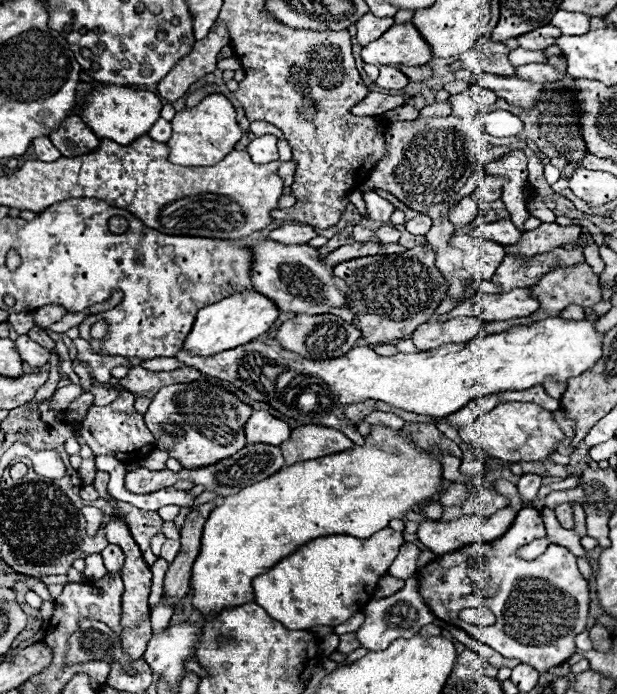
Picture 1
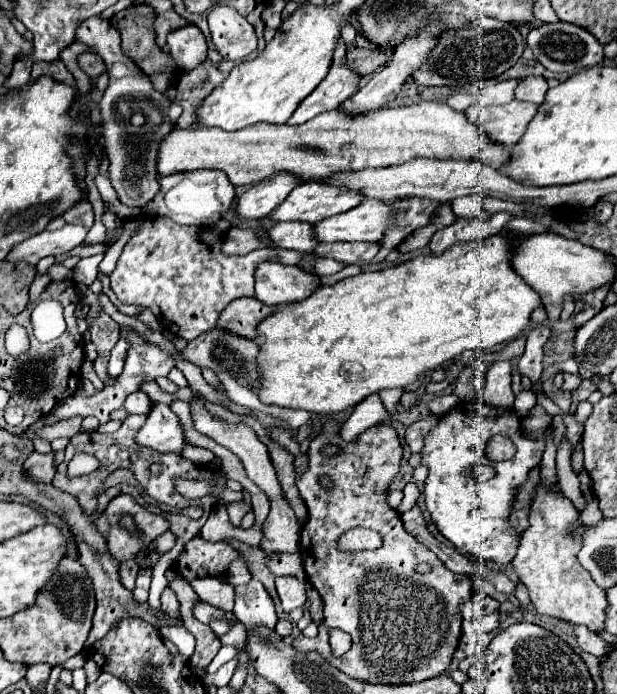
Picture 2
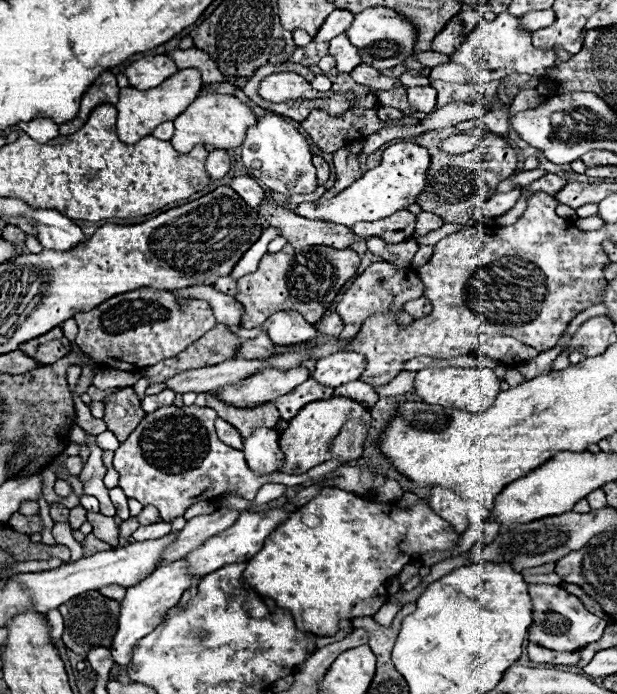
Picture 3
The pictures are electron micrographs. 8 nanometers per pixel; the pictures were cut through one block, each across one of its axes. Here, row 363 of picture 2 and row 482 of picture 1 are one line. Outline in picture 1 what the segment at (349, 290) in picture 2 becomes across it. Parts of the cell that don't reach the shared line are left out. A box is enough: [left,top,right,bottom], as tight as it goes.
[192,426,446,614]

